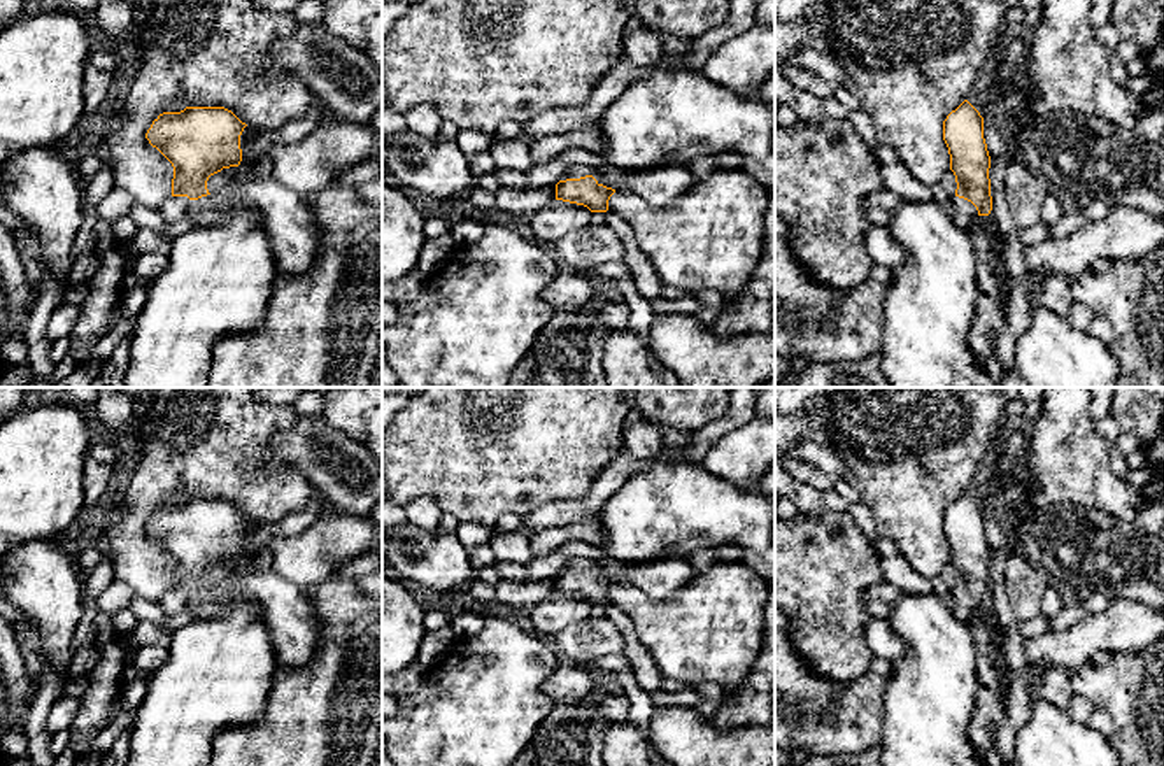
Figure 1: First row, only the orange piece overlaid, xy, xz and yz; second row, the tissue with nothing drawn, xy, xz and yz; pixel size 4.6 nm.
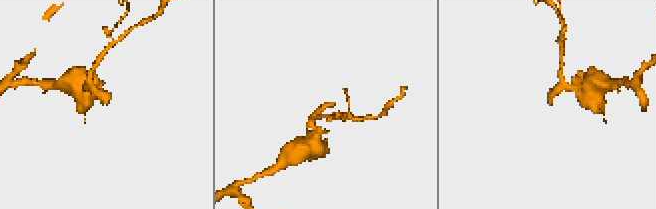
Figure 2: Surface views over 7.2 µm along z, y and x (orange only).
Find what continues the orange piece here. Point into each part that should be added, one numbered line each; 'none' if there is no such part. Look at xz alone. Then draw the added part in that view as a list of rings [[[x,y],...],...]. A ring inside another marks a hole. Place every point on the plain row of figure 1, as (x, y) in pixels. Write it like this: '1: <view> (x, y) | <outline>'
1: xz (661, 579) | [[[687,556],[666,557],[643,564],[605,561],[594,564],[593,570],[598,573],[598,577],[603,577],[615,584],[628,584],[631,587],[636,587],[645,596],[656,601],[663,601],[673,596],[678,589],[682,589],[698,575]]]

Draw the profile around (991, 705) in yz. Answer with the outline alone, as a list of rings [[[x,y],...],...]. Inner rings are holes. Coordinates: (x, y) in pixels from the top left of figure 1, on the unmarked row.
[[[978,608],[969,626],[978,650],[976,670],[980,678],[976,708],[969,722],[969,741],[976,755],[985,761],[996,729],[1006,720],[1010,678],[1004,638],[999,628],[990,624],[990,610]]]

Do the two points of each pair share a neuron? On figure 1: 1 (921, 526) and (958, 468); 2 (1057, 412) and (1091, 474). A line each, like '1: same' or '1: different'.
1: same
2: same

